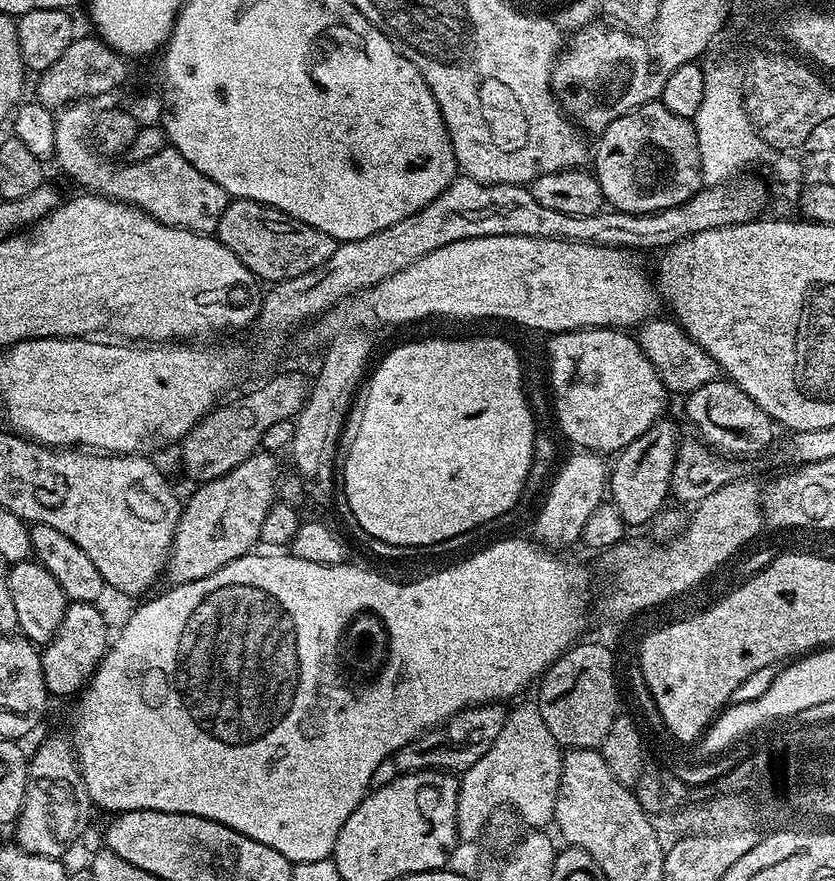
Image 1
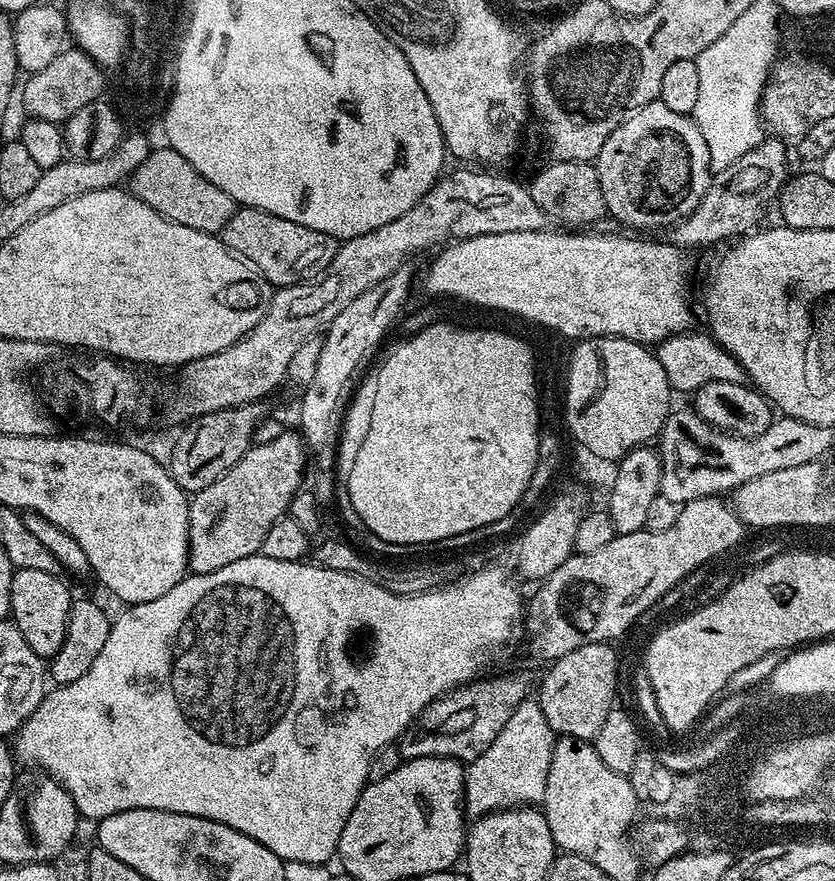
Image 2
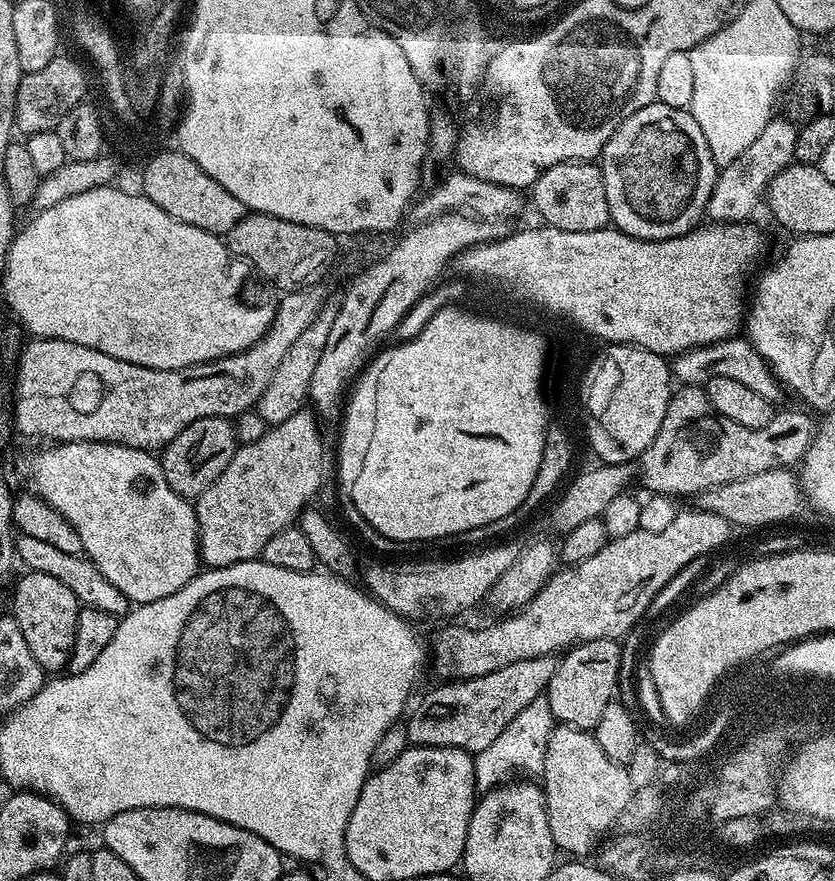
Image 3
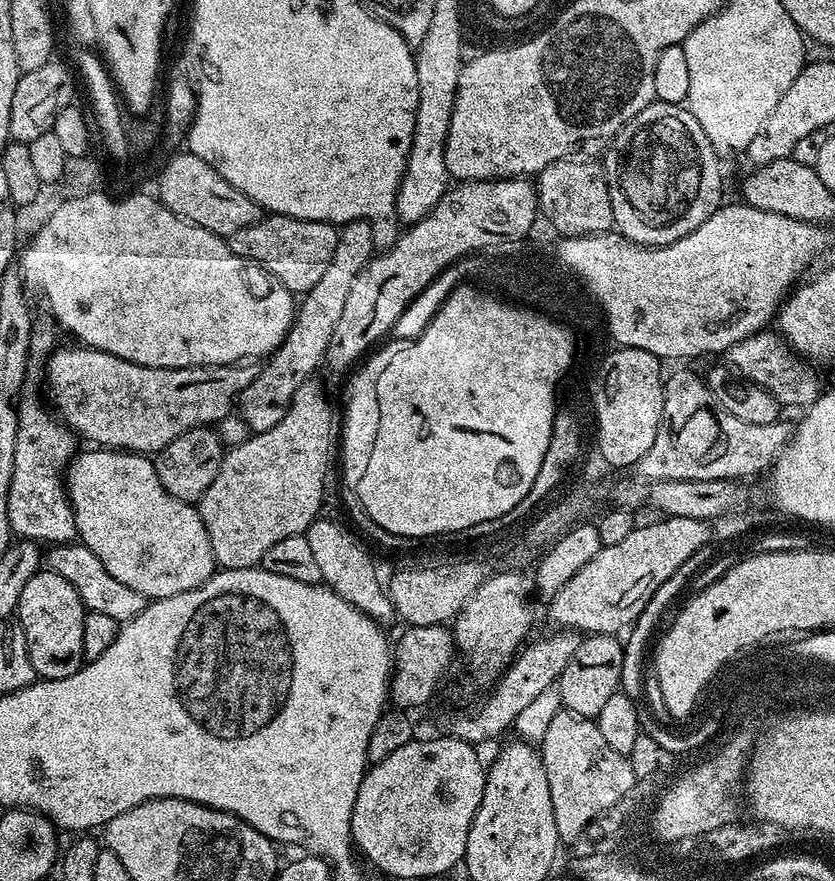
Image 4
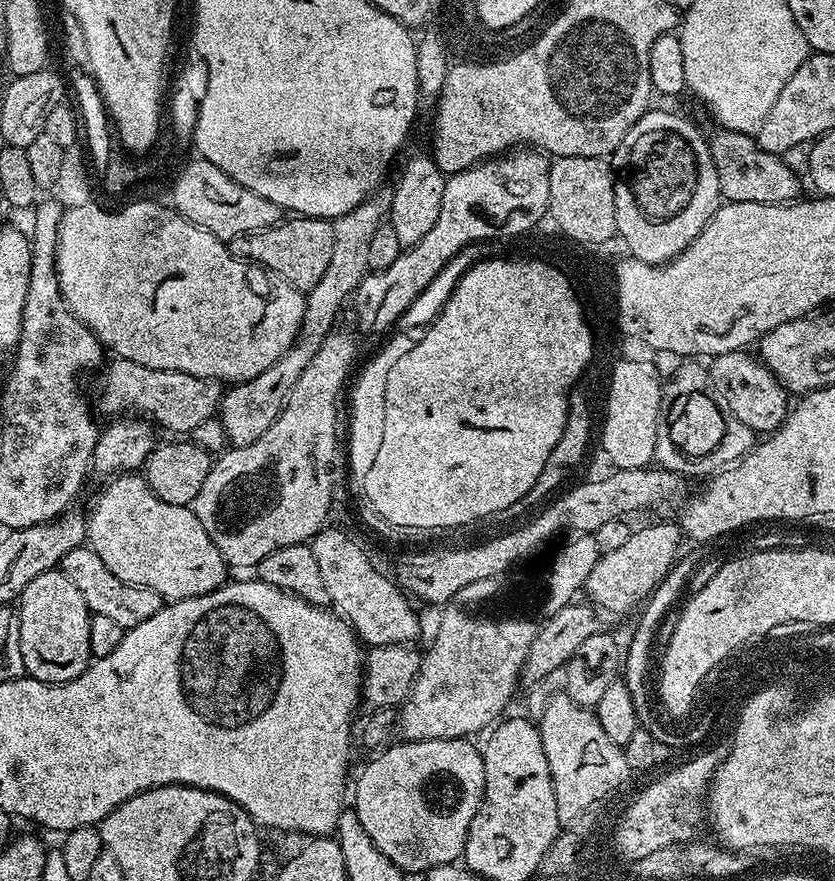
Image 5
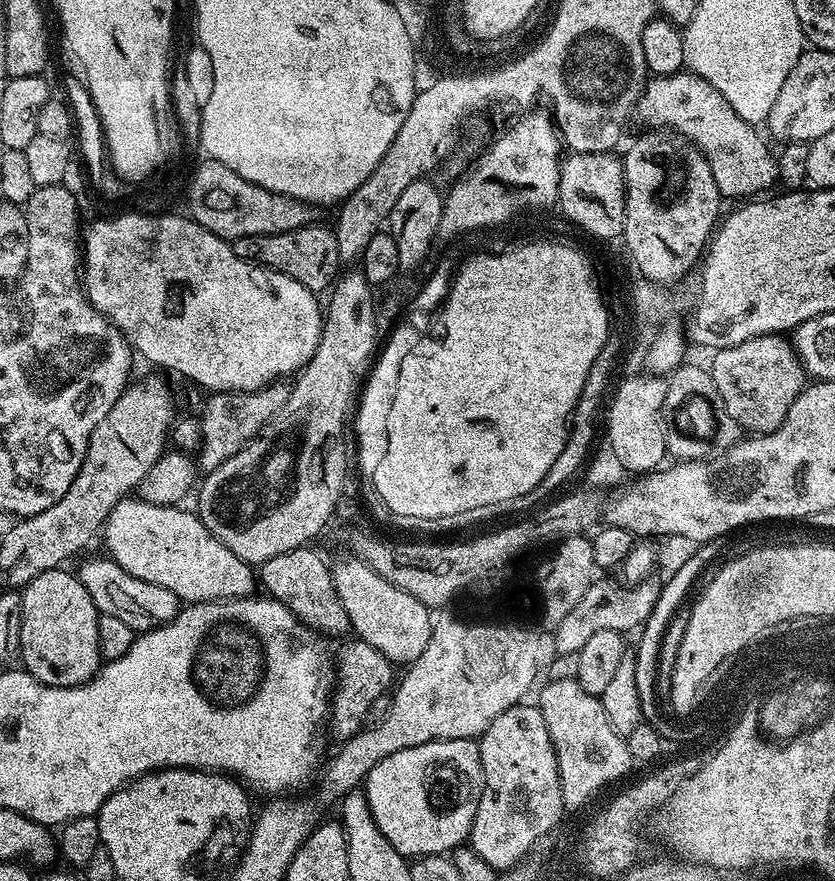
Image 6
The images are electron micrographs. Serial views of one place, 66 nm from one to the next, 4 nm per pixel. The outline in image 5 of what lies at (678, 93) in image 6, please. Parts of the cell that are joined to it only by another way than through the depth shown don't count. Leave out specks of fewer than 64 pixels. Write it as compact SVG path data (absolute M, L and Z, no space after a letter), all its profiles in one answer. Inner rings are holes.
M716 130L710 136L710 147L718 170L720 195L725 201L791 204L801 195L801 177L786 166L783 155L762 150L749 133Z

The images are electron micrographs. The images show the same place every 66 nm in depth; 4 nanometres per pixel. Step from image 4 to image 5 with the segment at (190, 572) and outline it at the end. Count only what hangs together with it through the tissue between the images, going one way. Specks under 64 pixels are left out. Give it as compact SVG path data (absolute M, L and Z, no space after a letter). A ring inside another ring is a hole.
M120 474L105 484L108 485L101 490L92 513L87 513L86 540L94 554L106 562L106 570L110 570L110 574L122 578L122 582L146 586L168 602L210 594L226 583L229 569L218 546L214 546L210 534L206 534L191 507L164 502L152 492L145 477L140 474Z

